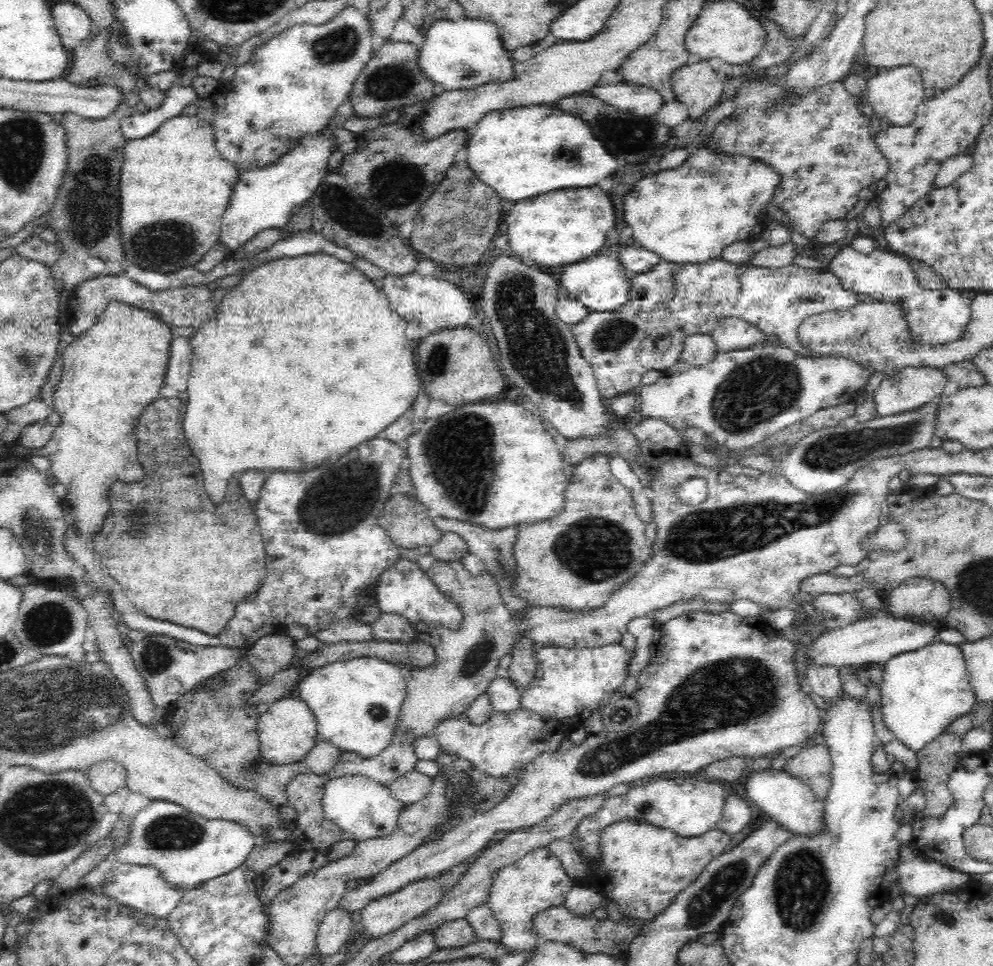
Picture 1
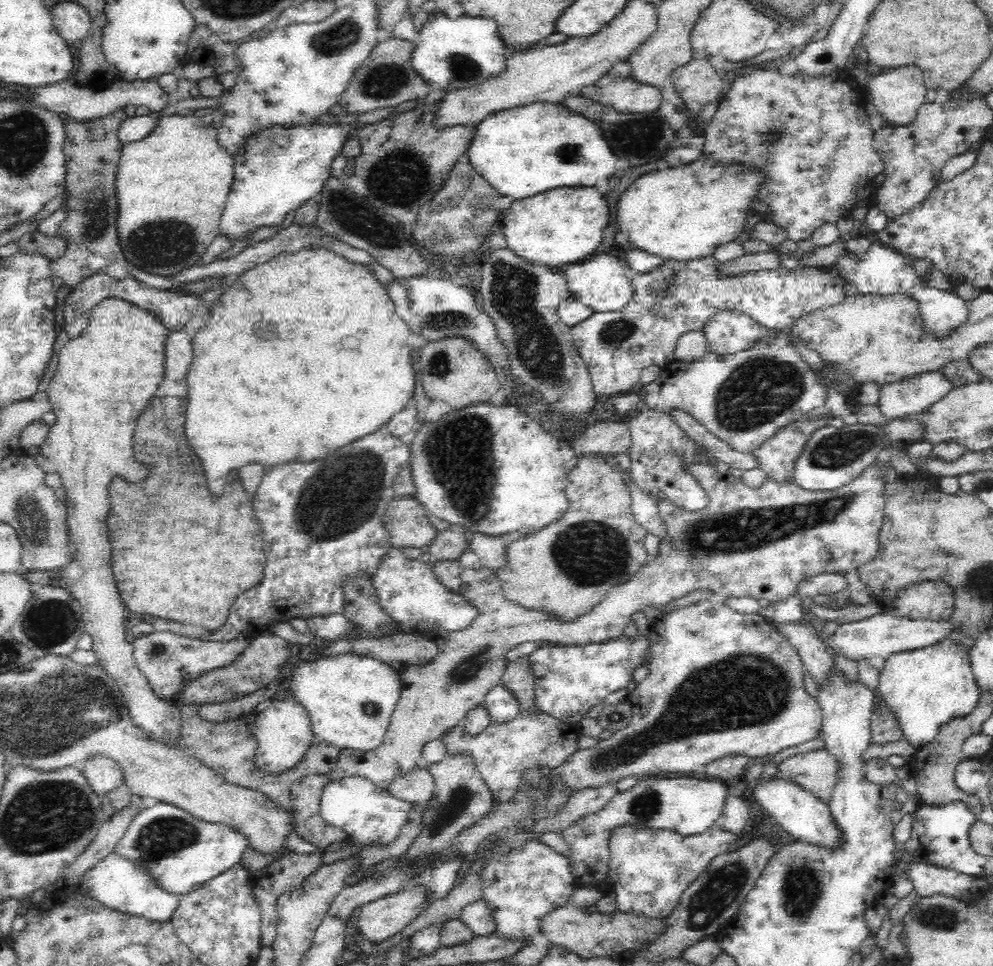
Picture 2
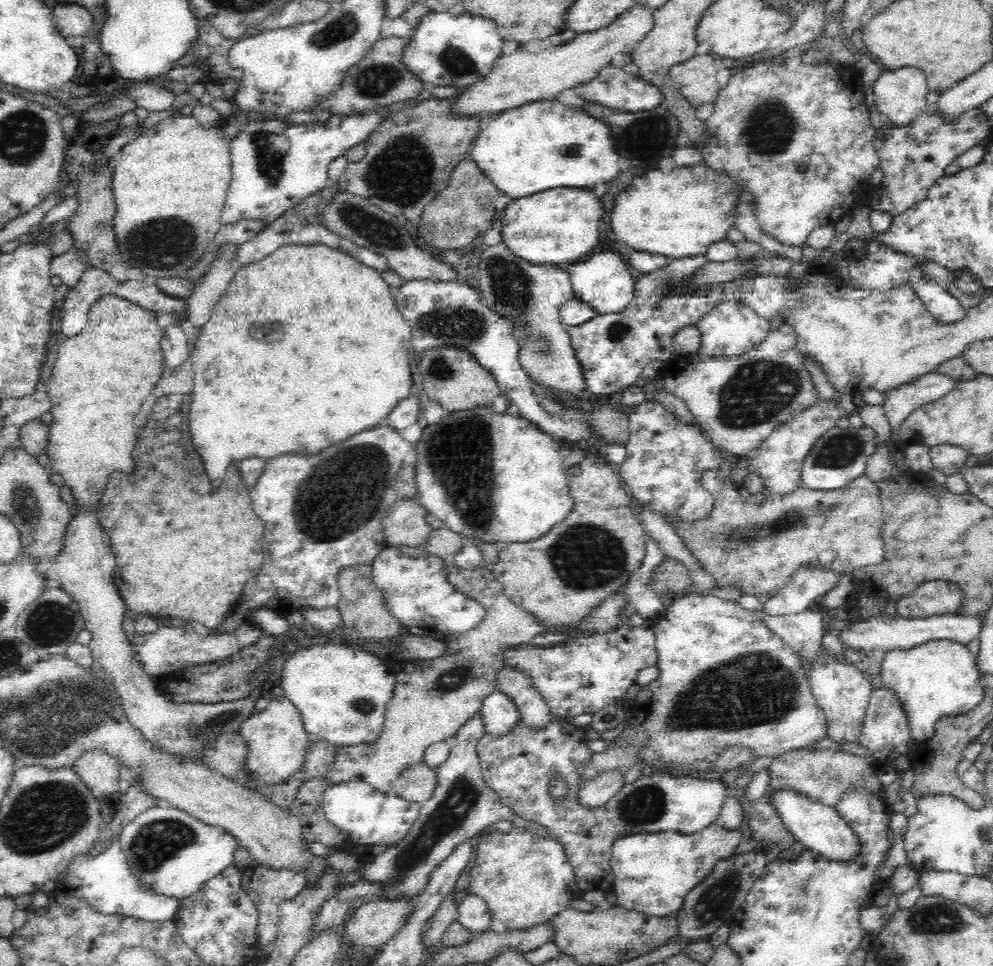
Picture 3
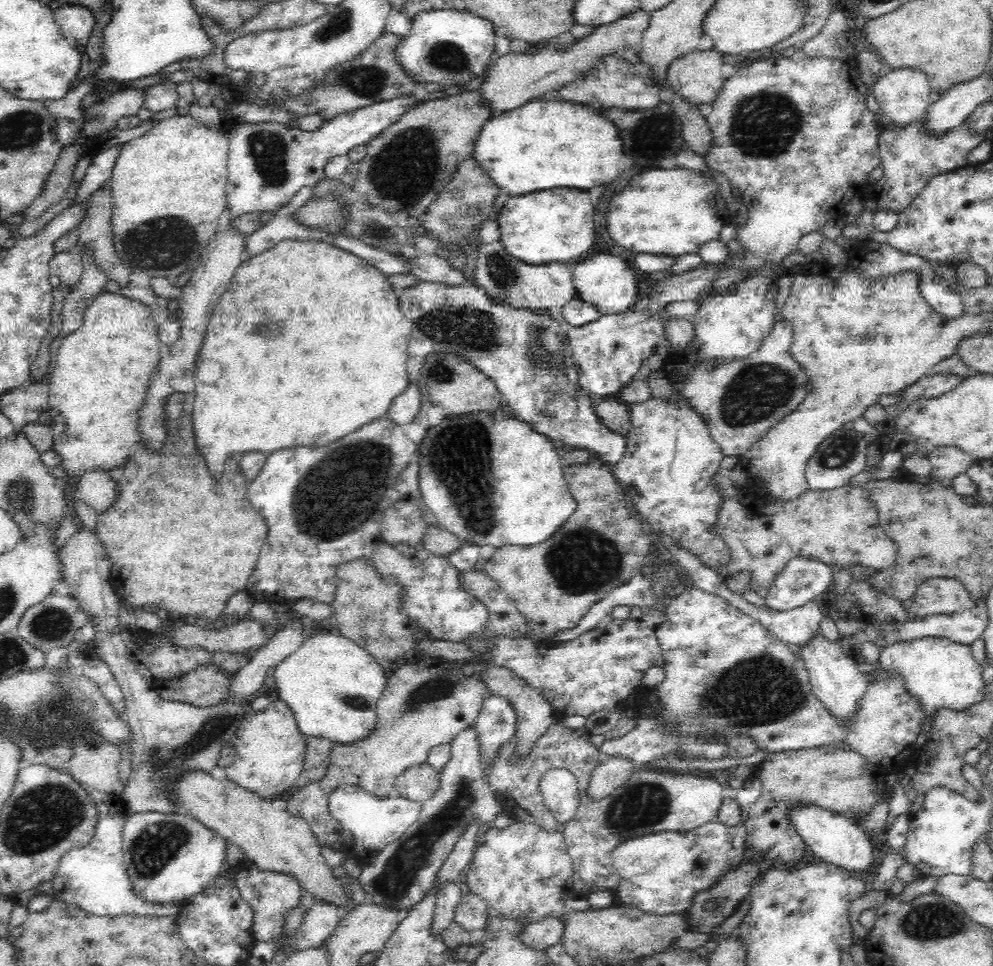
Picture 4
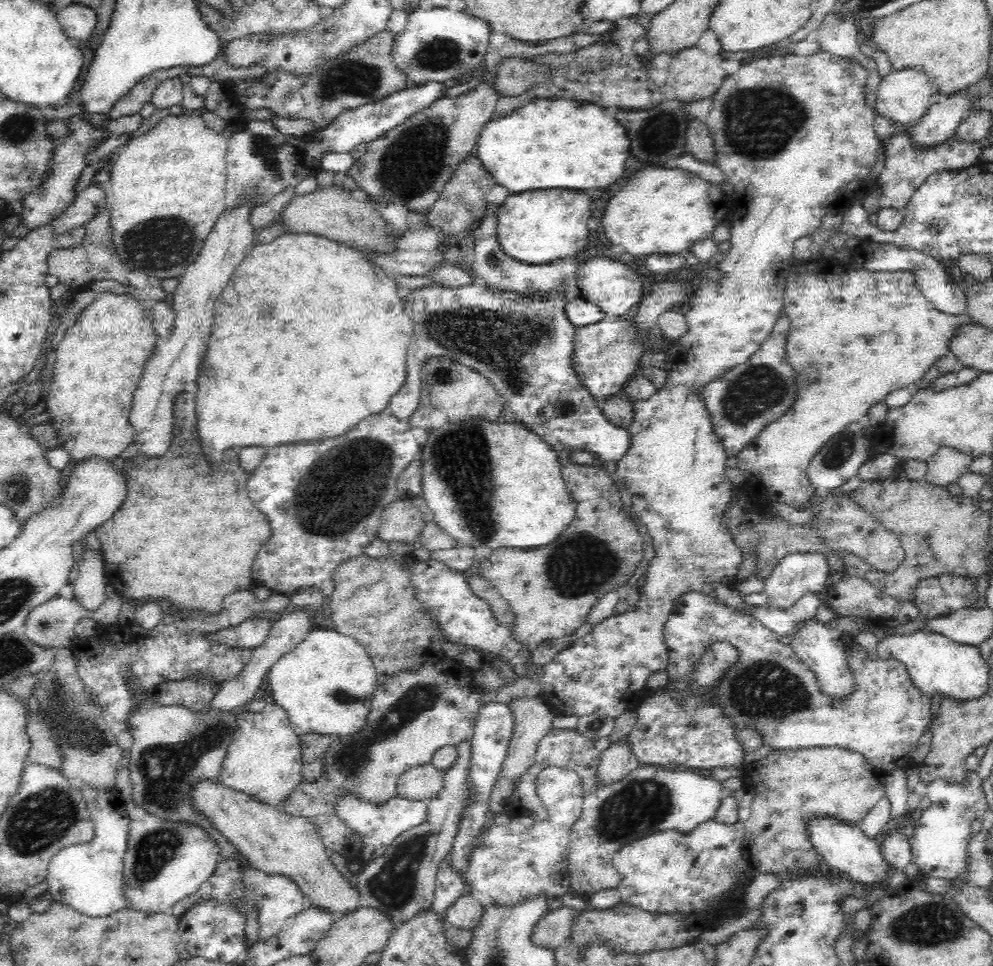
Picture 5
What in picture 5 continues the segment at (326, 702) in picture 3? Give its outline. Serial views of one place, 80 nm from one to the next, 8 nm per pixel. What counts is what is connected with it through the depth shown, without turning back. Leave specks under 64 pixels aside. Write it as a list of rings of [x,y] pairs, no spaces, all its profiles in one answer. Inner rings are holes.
[[[316,628],[312,629],[311,632],[307,632],[306,638],[303,638],[293,649],[294,650],[290,650],[290,652],[282,654],[276,662],[272,663],[272,666],[269,666],[267,672],[268,686],[270,686],[270,692],[272,692],[268,699],[287,714],[289,721],[293,724],[294,732],[298,736],[306,733],[324,733],[331,736],[340,735],[340,737],[343,737],[354,734],[357,730],[360,730],[361,726],[364,724],[365,716],[368,714],[369,704],[371,703],[372,695],[376,688],[376,671],[375,668],[373,668],[372,661],[370,661],[368,655],[366,655],[366,651],[364,651],[364,647],[355,638],[352,638],[350,635],[342,634],[336,629]]]

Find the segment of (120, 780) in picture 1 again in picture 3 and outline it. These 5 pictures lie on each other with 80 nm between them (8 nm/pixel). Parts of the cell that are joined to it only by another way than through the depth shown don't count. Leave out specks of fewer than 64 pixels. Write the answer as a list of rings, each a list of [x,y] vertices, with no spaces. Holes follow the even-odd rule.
[[[86,749],[73,762],[76,776],[90,790],[98,790],[100,794],[114,794],[119,788],[120,759],[102,749]]]

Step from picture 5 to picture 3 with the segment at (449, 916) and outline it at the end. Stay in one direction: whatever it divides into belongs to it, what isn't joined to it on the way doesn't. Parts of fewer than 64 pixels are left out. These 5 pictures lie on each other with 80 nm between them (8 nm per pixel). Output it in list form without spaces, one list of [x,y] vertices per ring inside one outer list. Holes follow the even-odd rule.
[[[474,894],[459,900],[457,922],[472,933],[483,933],[491,926],[492,917],[486,902]]]

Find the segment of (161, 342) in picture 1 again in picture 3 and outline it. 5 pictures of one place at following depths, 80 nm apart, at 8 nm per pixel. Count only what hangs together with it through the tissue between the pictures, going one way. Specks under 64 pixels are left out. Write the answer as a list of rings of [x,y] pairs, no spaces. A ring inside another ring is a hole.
[[[105,294],[90,308],[87,314],[86,326],[76,336],[60,339],[59,350],[53,366],[51,377],[48,379],[47,392],[51,401],[52,422],[49,425],[49,446],[47,465],[52,473],[62,475],[64,484],[68,486],[74,498],[76,513],[67,526],[63,545],[52,561],[45,564],[48,580],[57,581],[61,588],[79,604],[80,612],[86,621],[85,628],[91,632],[89,648],[95,665],[104,667],[113,680],[116,692],[119,694],[125,717],[129,723],[139,730],[153,750],[161,754],[169,754],[181,760],[199,760],[201,763],[206,755],[204,750],[212,746],[216,738],[224,734],[234,734],[239,730],[241,722],[250,716],[257,698],[246,697],[228,702],[200,705],[196,703],[176,703],[168,701],[155,687],[142,664],[134,658],[133,647],[124,635],[122,621],[124,618],[125,602],[118,594],[112,577],[115,569],[115,558],[109,544],[109,538],[98,526],[97,492],[104,490],[108,475],[115,470],[131,471],[133,469],[134,452],[139,438],[134,428],[134,418],[138,416],[142,402],[154,390],[160,380],[163,366],[163,350],[161,336],[163,329],[157,323],[155,314],[135,302],[129,301],[120,294]]]

